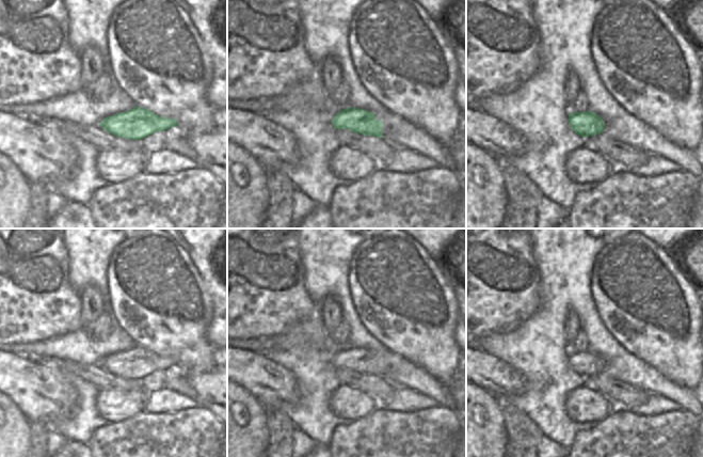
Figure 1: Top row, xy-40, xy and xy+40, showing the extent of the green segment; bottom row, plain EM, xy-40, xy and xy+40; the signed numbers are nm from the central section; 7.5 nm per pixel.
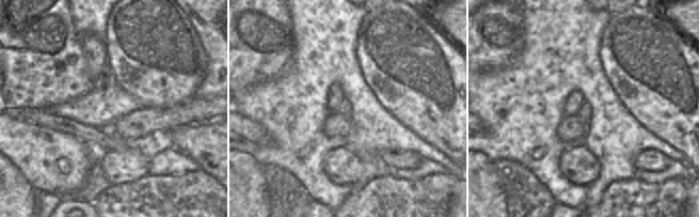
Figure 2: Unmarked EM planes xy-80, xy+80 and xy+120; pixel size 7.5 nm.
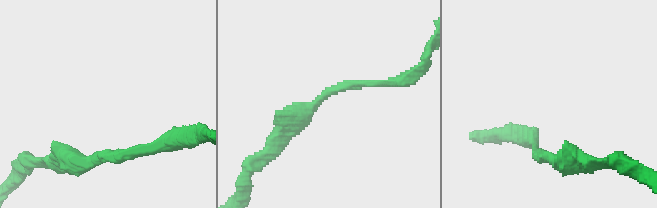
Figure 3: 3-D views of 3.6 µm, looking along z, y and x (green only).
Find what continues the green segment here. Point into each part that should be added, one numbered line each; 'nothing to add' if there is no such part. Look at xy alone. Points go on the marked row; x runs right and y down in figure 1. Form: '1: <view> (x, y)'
nothing to add

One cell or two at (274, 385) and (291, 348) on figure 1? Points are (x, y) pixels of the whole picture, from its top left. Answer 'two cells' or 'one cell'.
two cells

